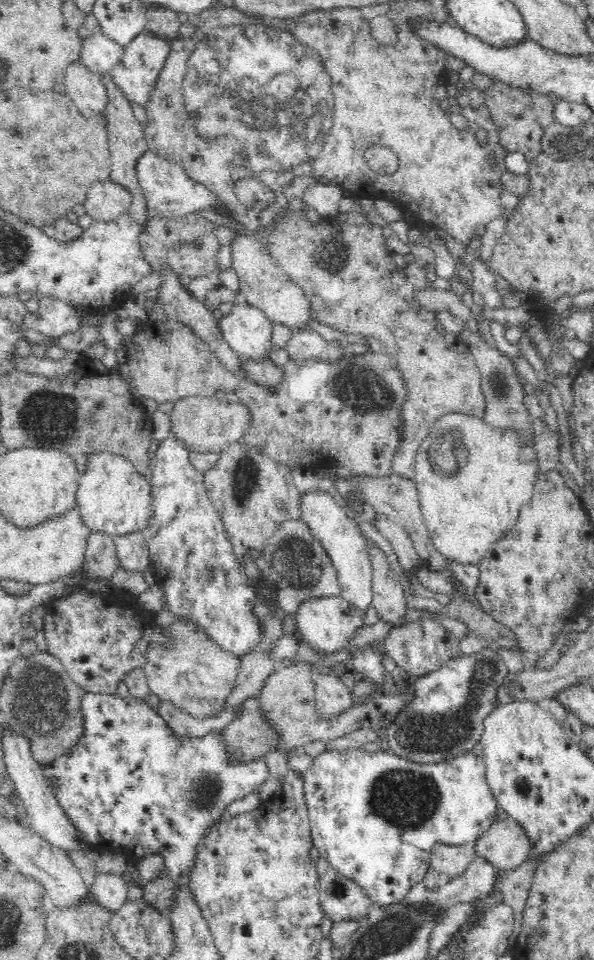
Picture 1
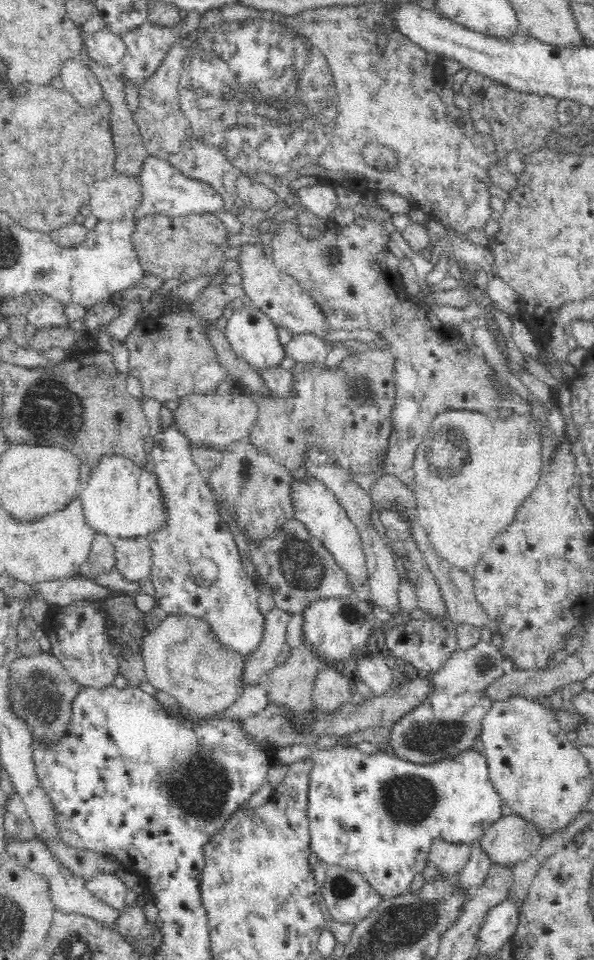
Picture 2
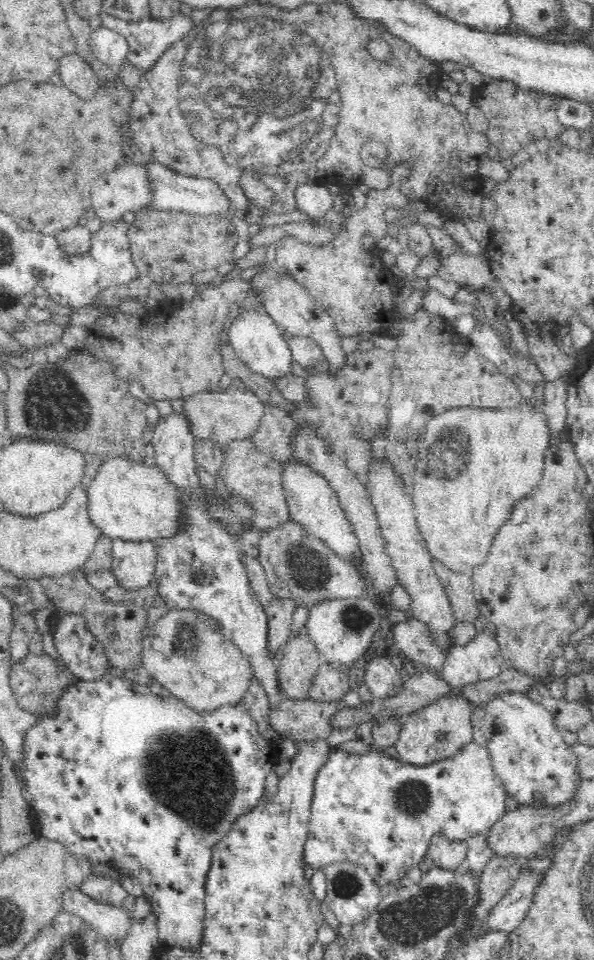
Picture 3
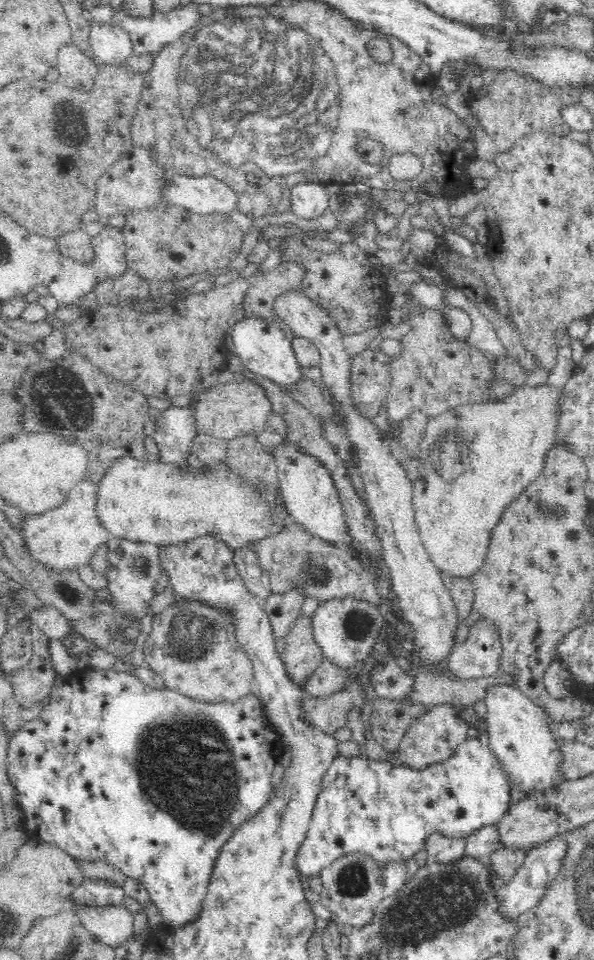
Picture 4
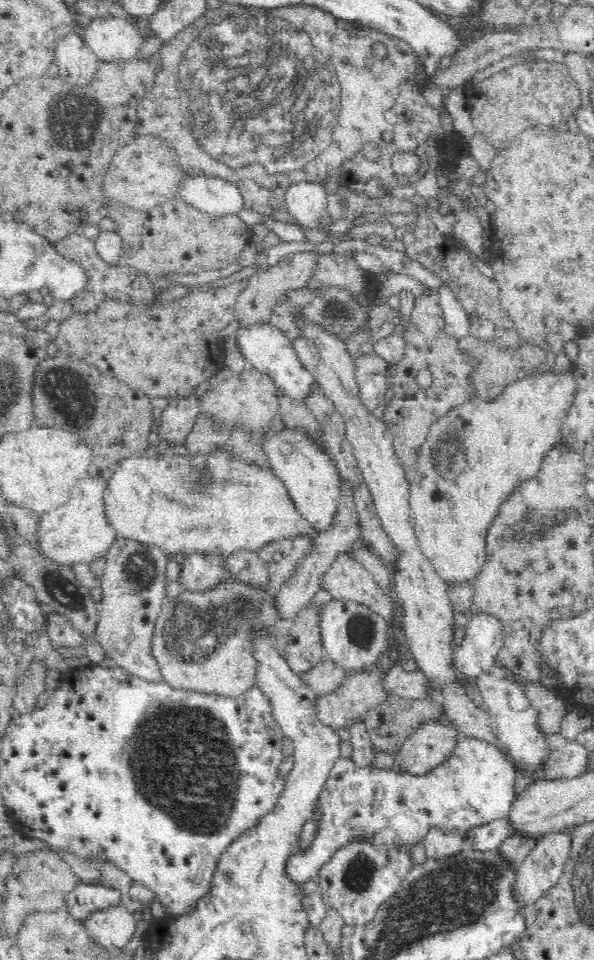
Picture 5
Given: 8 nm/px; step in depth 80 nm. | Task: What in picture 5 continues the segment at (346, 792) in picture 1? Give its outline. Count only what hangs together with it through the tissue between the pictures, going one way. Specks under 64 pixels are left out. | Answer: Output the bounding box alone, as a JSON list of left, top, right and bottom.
[285,737,517,884]

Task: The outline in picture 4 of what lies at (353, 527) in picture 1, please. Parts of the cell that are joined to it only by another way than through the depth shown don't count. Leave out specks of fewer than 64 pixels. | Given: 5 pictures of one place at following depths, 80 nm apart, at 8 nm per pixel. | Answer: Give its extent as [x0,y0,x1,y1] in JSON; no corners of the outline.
[267,438,353,548]

